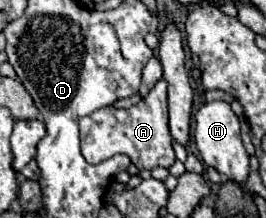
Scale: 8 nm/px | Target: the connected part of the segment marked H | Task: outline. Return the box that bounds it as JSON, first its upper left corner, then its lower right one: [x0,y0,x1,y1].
[195,102,249,186]

